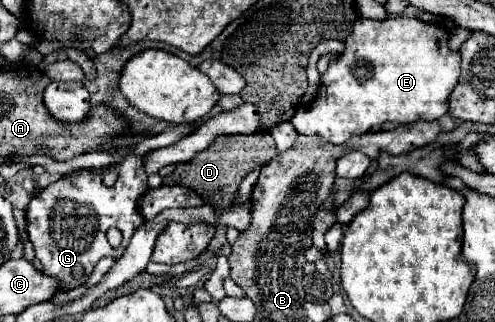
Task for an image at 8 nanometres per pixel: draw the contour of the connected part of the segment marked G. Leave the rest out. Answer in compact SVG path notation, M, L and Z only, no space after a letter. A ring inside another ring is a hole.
M128 155L122 163L112 167L120 173L112 187L106 187L98 173L84 169L72 177L62 177L60 181L48 185L28 205L26 231L34 245L36 259L44 265L44 273L56 277L64 289L84 285L102 257L120 259L134 231L144 225L144 217L138 211L138 199L148 189L142 157ZM110 227L116 227L124 233L120 249L112 249L106 241L106 231Z

